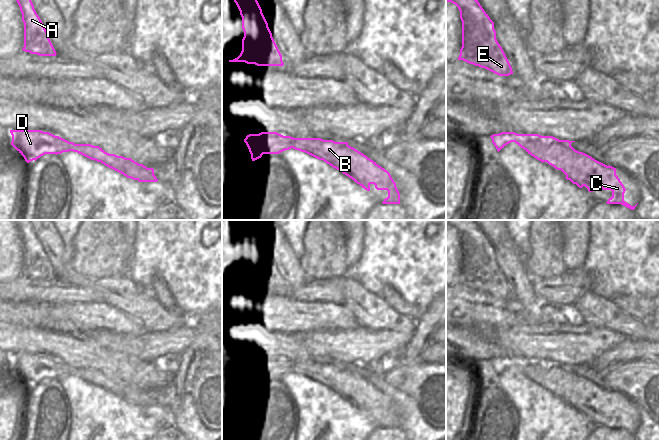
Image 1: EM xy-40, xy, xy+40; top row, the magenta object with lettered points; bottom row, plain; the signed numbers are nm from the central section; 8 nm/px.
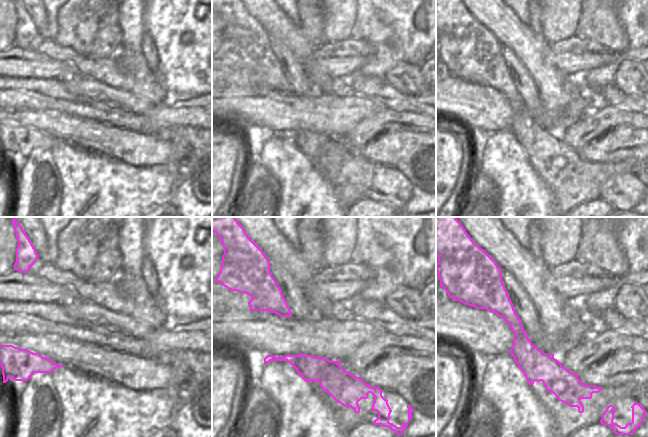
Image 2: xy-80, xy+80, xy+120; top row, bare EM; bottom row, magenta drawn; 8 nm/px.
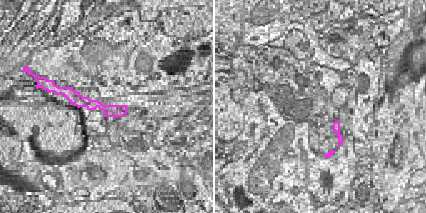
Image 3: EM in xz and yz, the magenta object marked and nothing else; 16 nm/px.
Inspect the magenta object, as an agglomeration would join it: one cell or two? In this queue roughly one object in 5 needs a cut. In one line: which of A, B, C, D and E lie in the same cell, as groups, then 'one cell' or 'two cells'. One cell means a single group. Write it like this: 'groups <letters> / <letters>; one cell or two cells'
groups A B C D E; one cell

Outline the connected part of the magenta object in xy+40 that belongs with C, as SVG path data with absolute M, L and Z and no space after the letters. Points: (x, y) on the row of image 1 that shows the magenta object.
M501 132L490 137L498 152L507 144L515 142L537 160L561 170L566 175L565 178L579 188L585 186L589 192L593 192L594 185L599 184L603 190L611 190L612 197L608 199L607 204L621 204L631 210L637 206L631 206L624 201L626 189L616 175L616 168L575 150L571 146L575 141L515 132Z

